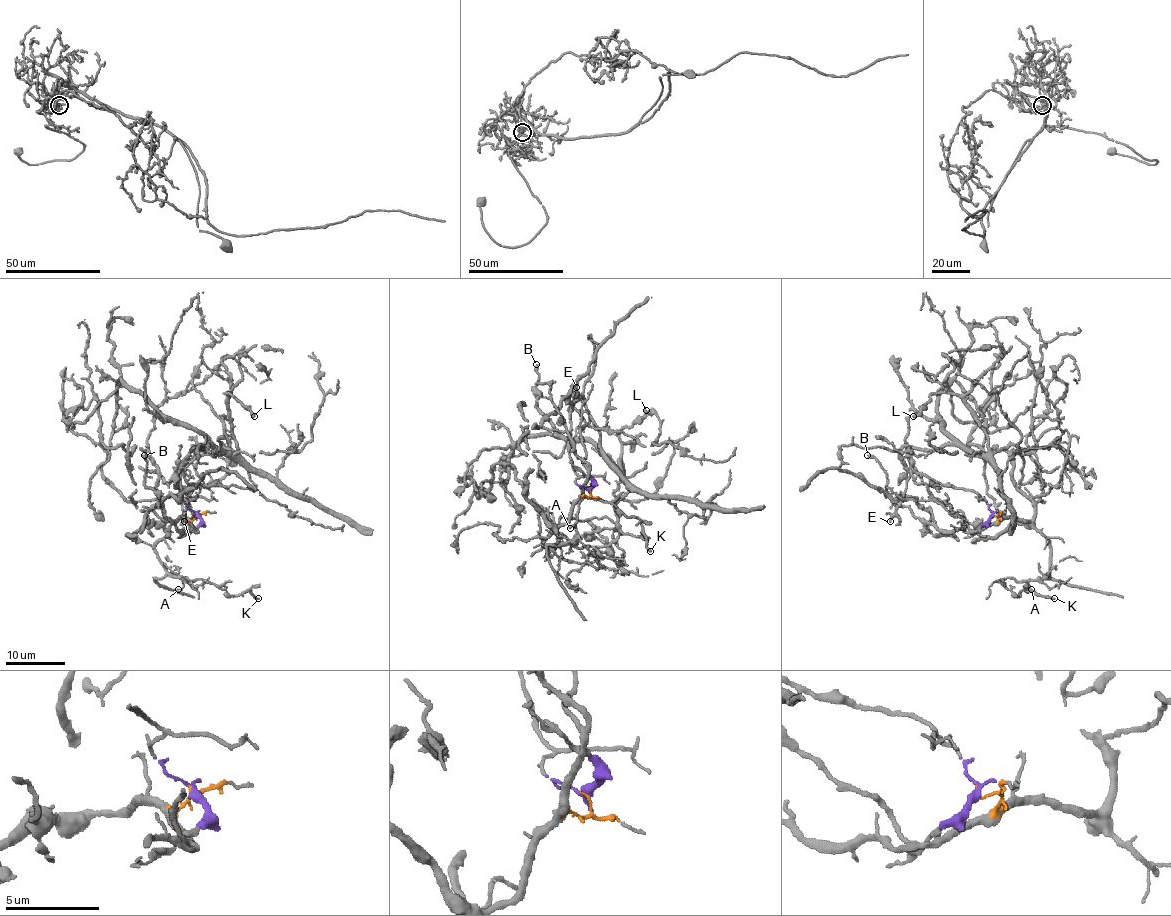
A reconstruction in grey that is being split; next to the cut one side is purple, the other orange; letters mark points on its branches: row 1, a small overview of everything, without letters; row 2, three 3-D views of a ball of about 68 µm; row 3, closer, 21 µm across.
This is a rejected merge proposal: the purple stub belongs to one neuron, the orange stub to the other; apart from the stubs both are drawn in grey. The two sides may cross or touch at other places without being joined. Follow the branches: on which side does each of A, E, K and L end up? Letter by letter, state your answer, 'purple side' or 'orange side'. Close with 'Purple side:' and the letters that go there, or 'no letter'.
A: orange side
E: purple side
K: orange side
L: purple side
Purple side: E, L

